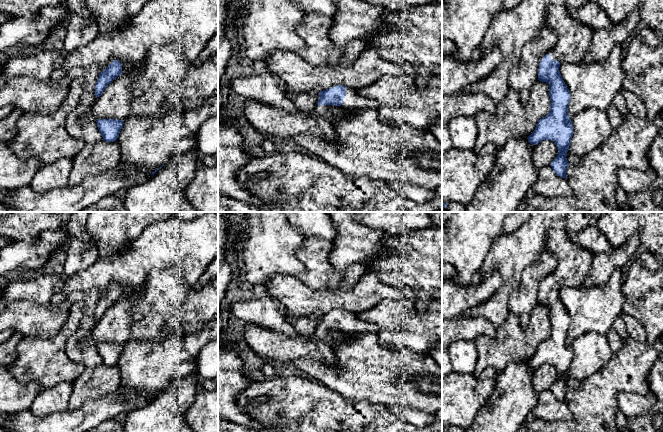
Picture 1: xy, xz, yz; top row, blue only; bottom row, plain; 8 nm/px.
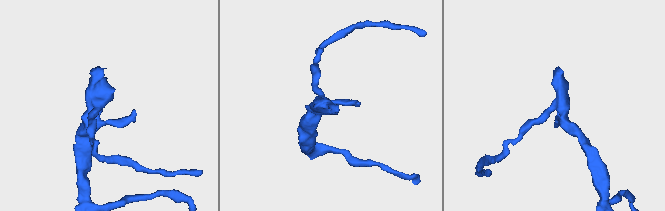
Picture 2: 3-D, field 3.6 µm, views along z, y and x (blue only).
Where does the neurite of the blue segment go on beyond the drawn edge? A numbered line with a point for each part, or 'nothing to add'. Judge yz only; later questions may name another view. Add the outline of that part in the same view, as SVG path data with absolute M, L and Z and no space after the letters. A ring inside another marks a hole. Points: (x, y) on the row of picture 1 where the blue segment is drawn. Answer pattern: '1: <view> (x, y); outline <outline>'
1: yz (574, 38); outline M551 4L551 5L549 6L548 10L547 10L546 23L547 23L547 25L548 25L549 27L553 28L553 29L557 32L557 34L558 34L558 43L557 43L548 53L546 53L545 55L550 54L550 55L551 55L551 59L552 59L552 60L557 60L557 61L560 63L560 65L561 65L561 64L564 64L564 63L579 63L579 62L581 62L581 61L583 60L584 56L585 56L586 51L587 51L587 50L589 49L589 47L590 47L591 40L592 40L592 38L593 38L593 36L594 36L594 31L592 31L587 25L580 23L578 20L575 20L575 19L569 14L569 12L567 11L567 8L566 8L564 5ZM544 55L544 56L545 56L545 55ZM543 56L543 57L544 57L544 56ZM543 57L540 59L540 61L543 59Z

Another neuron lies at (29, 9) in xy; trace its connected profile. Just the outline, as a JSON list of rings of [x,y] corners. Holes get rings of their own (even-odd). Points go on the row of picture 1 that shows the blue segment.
[[[0,0],[0,12],[34,19],[42,8],[58,6],[61,0]]]

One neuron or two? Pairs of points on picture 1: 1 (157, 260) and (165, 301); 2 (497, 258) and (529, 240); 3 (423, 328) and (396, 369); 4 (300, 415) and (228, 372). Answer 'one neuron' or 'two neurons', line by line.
1: two neurons
2: one neuron
3: two neurons
4: two neurons

